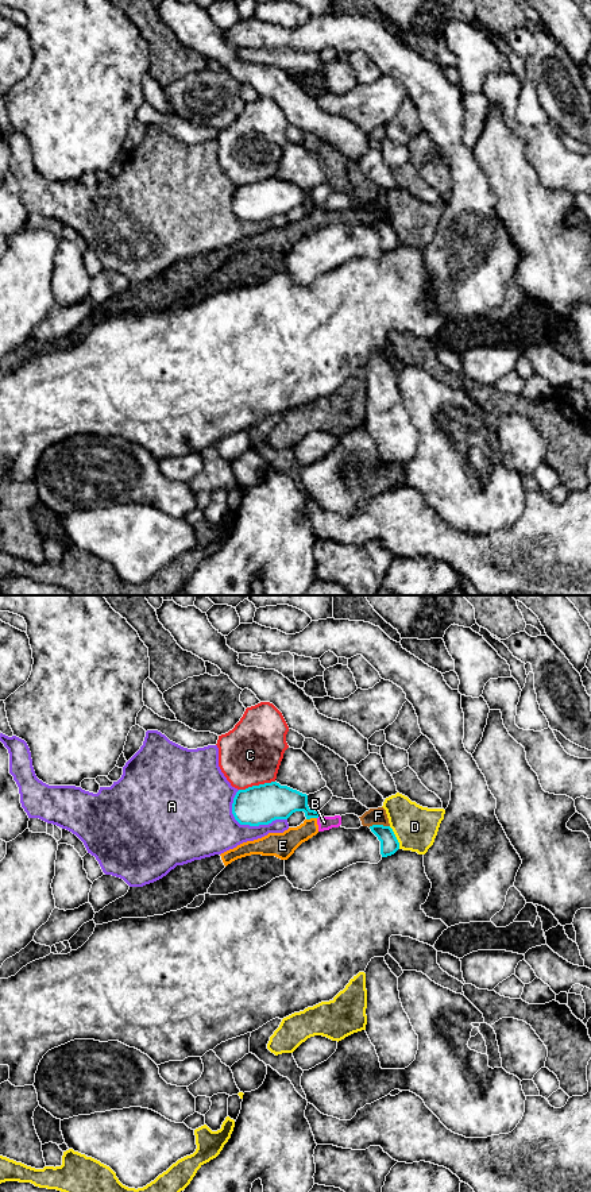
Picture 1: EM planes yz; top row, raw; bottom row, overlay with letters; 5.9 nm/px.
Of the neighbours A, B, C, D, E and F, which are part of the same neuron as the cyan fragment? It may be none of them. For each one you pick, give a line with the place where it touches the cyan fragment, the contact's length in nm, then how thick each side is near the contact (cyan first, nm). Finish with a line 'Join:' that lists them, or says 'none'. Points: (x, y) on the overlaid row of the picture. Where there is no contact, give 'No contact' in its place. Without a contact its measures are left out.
Join: none

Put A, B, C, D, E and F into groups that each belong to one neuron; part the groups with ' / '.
A / B E F / C / D

